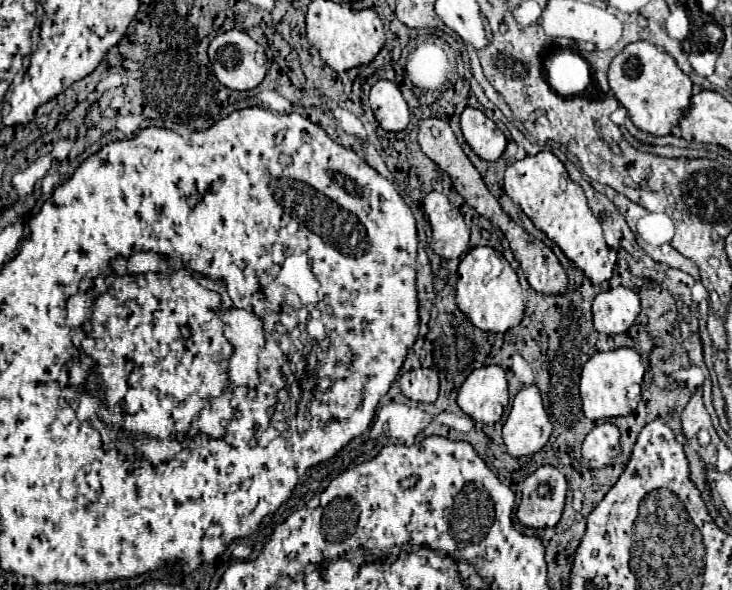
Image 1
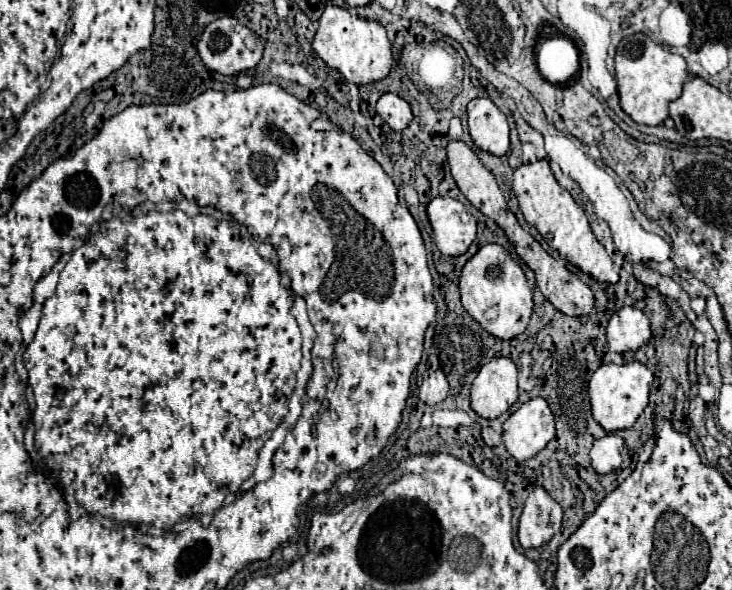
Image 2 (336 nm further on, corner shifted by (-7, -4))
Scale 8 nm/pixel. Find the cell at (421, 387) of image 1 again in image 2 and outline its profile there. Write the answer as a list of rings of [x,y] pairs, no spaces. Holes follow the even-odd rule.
[[[436,370],[418,390],[420,390],[420,400],[424,404],[438,404],[448,396],[448,380],[442,370]]]

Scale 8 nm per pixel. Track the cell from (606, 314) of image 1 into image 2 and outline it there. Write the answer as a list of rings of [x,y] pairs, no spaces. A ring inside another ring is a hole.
[[[624,306],[616,310],[606,326],[608,348],[618,354],[628,350],[636,352],[650,340],[650,336],[652,332],[648,316],[634,306]]]

